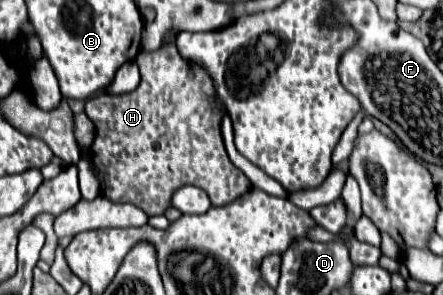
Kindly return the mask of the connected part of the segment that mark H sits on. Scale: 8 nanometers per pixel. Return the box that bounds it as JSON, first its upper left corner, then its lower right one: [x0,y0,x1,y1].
[85,45,251,215]

